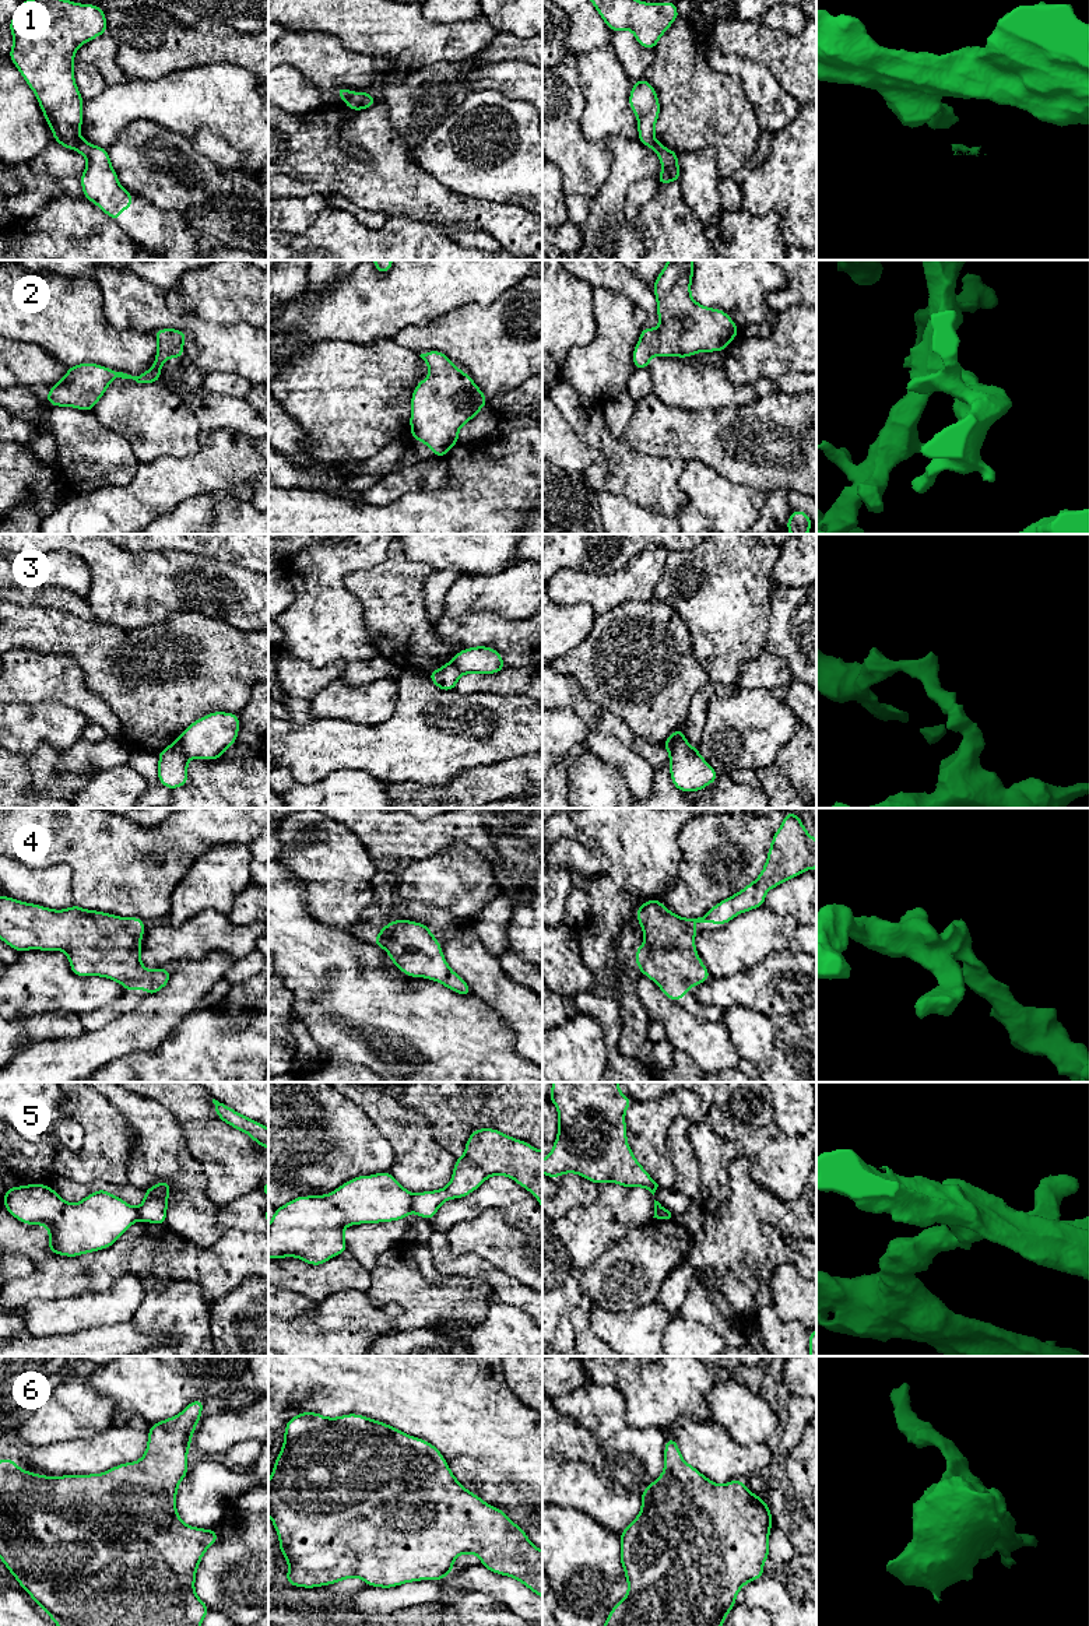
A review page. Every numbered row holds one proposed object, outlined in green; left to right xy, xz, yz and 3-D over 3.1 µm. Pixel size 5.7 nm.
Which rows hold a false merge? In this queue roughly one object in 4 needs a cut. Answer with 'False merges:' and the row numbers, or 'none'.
False merges: 1, 3, 5

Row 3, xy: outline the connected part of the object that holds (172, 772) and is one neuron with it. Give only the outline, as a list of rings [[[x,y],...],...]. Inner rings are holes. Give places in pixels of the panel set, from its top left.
[[[179,738],[164,751],[159,751],[158,759],[158,780],[162,786],[173,790],[189,782],[187,762],[190,758],[186,755]]]

